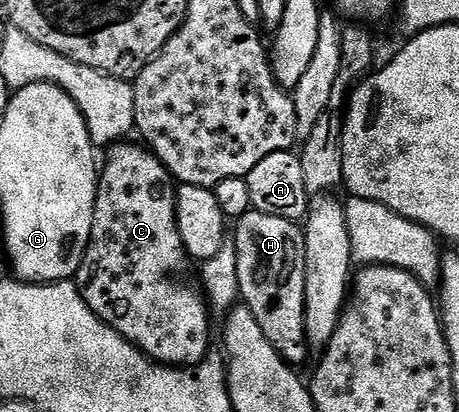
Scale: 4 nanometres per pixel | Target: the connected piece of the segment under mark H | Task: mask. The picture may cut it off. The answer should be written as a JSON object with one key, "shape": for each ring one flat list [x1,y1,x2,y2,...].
{"shape":[[254,209,236,219,235,226,240,301,259,320,263,336,271,340,271,348,286,362,301,368,311,353,305,331,304,229,291,220,283,220,283,216,267,216,267,212]]}

